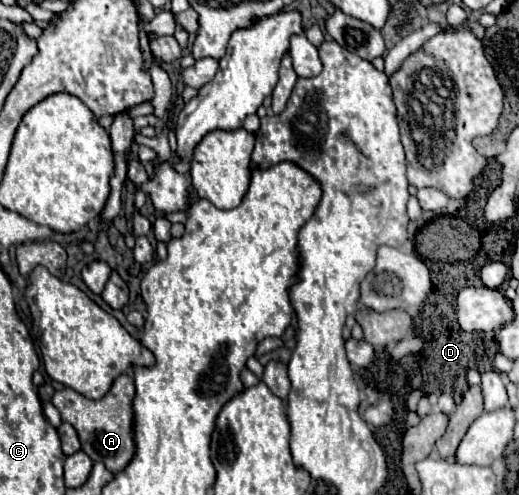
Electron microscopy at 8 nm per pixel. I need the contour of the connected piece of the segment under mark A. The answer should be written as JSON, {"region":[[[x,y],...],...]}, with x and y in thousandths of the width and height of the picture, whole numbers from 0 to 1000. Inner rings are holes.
{"region":[[[231,758],[212,790],[189,806],[166,806],[162,798],[146,794],[143,786],[127,782],[104,794],[100,814],[108,818],[108,826],[119,838],[119,851],[135,855],[158,895],[158,911],[177,927],[177,931],[193,931],[208,943],[208,952],[227,956],[235,952],[250,927],[258,923],[258,887],[254,887],[254,802],[258,802],[258,766],[250,758]]]}

